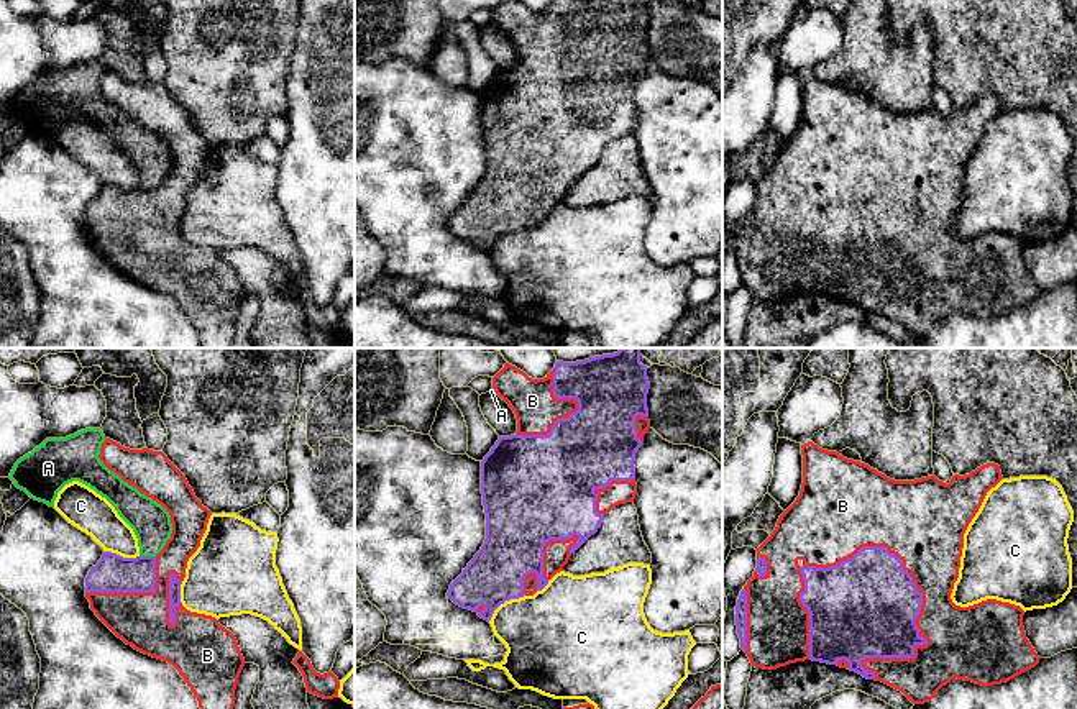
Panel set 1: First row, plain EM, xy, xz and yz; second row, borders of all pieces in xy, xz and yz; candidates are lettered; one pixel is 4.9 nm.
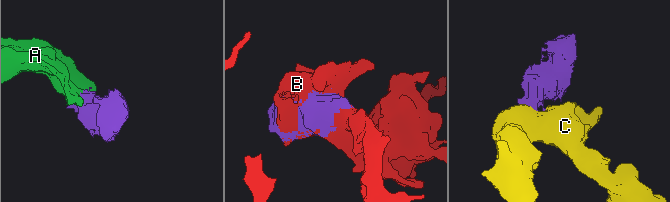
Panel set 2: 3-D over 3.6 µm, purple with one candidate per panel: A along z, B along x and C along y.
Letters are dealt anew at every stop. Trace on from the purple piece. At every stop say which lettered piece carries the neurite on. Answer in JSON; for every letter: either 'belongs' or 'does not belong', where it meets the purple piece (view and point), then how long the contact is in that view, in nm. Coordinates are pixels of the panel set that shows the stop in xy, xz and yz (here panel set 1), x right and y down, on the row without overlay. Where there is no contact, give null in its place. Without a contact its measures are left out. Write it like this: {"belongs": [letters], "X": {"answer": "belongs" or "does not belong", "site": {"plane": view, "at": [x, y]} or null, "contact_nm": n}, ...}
{"belongs": ["B"], "A": {"answer": "does not belong", "site": {"plane": "xy", "at": [148, 189]}, "contact_nm": 80}, "B": {"answer": "belongs", "site": {"plane": "yz", "at": [892, 186]}, "contact_nm": 700}, "C": {"answer": "does not belong", "site": {"plane": "xz", "at": [504, 233]}, "contact_nm": 220}}

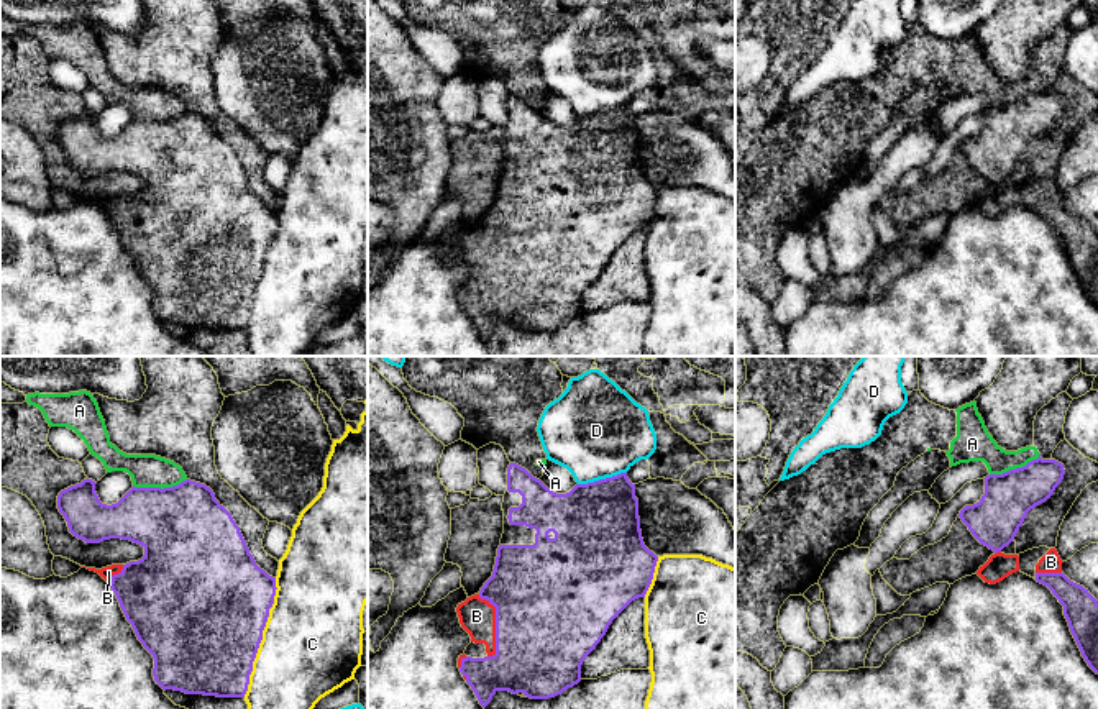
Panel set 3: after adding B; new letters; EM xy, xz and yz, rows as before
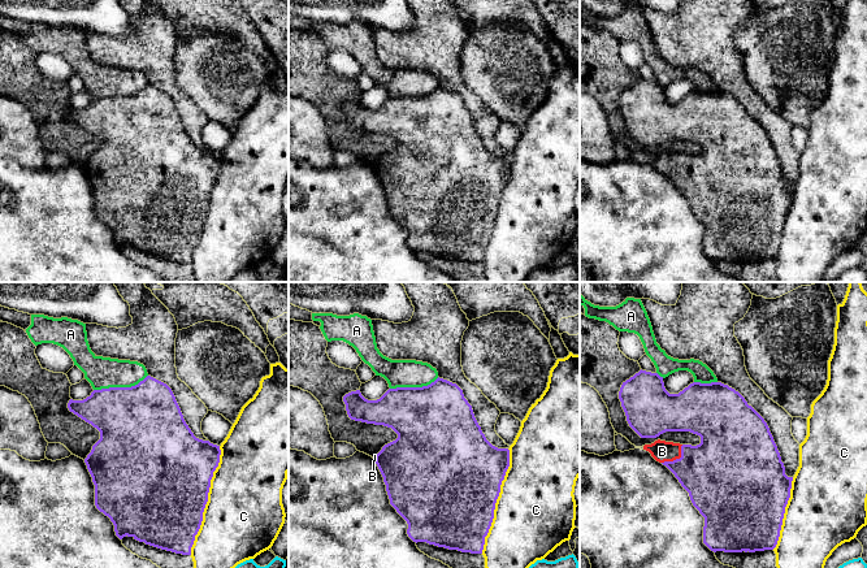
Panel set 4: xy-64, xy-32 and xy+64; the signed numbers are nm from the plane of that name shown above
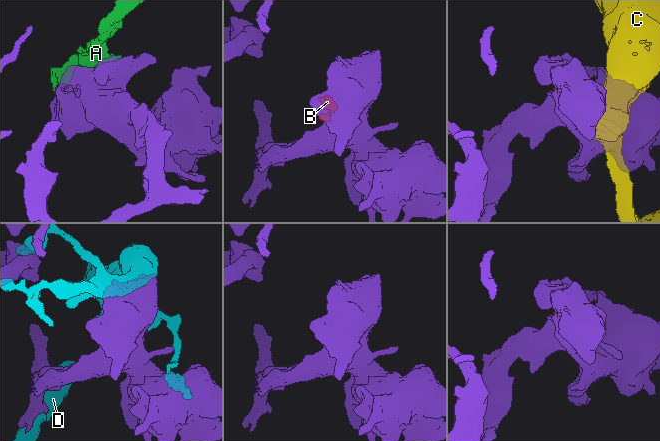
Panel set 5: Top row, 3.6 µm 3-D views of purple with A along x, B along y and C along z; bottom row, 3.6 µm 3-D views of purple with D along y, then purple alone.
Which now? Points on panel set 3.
{"belongs": ["B"], "A": {"answer": "does not belong", "site": {"plane": "xy", "at": [160, 120]}, "contact_nm": 260}, "B": {"answer": "belongs", "site": {"plane": "xz", "at": [496, 256]}, "contact_nm": 320}, "C": {"answer": "does not belong", "site": {"plane": "xy", "at": [261, 269]}, "contact_nm": 600}, "D": {"answer": "does not belong", "site": {"plane": "xz", "at": [601, 112]}, "contact_nm": 240}}

